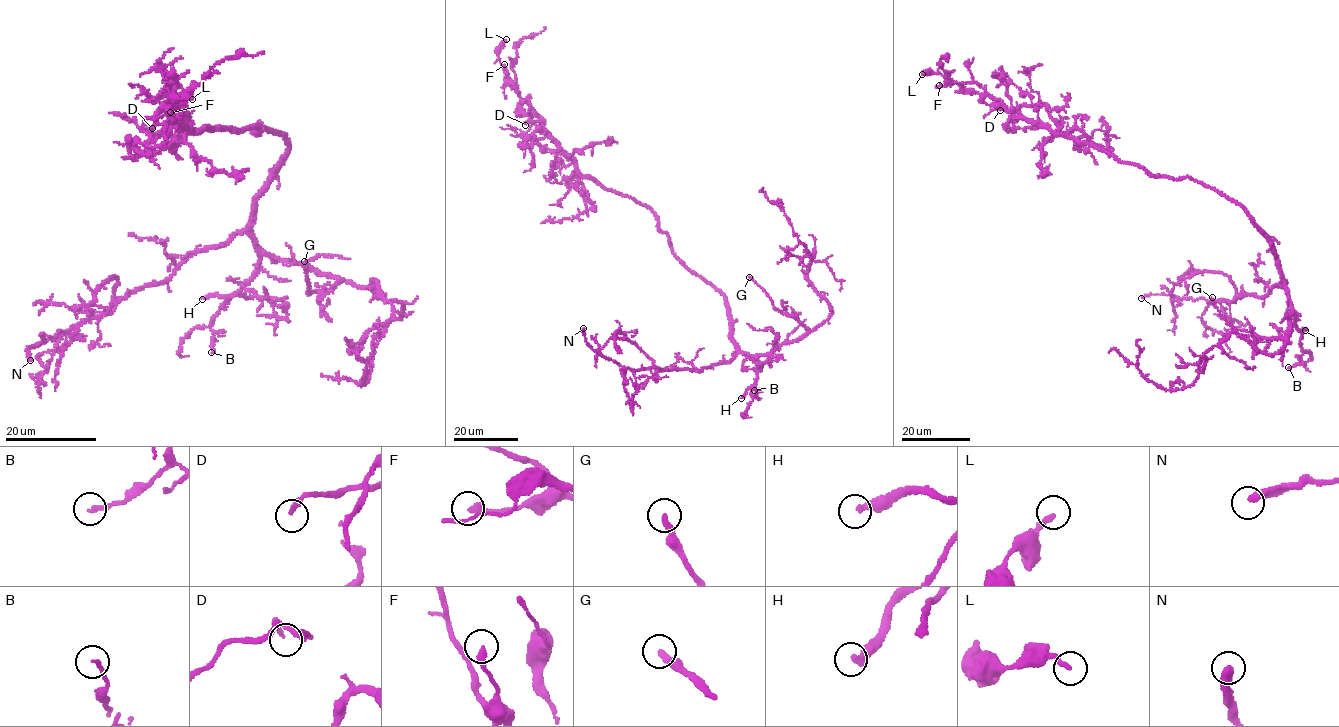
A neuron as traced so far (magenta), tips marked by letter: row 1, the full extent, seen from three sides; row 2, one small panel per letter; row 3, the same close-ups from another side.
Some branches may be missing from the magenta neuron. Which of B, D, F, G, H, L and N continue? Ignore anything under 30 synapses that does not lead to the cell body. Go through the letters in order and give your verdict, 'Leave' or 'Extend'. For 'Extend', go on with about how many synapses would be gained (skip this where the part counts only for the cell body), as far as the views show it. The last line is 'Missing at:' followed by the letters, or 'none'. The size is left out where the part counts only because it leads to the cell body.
B: Leave
D: Extend. Roughly 30 synapses
F: Leave
G: Extend. Roughly 70 synapses
H: Extend. Roughly 60 synapses
L: Leave
N: Leave
Missing at: D, G, H

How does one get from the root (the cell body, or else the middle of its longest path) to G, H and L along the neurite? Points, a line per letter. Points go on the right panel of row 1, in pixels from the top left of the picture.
G: (1250, 220), (1269, 242), (1277, 259), (1292, 307), (1290, 331), (1286, 337), (1271, 338), (1236, 329), (1212, 297)
H: (1250, 220), (1269, 242), (1277, 259), (1295, 314), (1294, 323), (1300, 332), (1305, 330)
L: (1250, 220), (1236, 202), (1195, 179), (1152, 177), (1029, 123), (999, 100), (939, 73), (922, 74)

